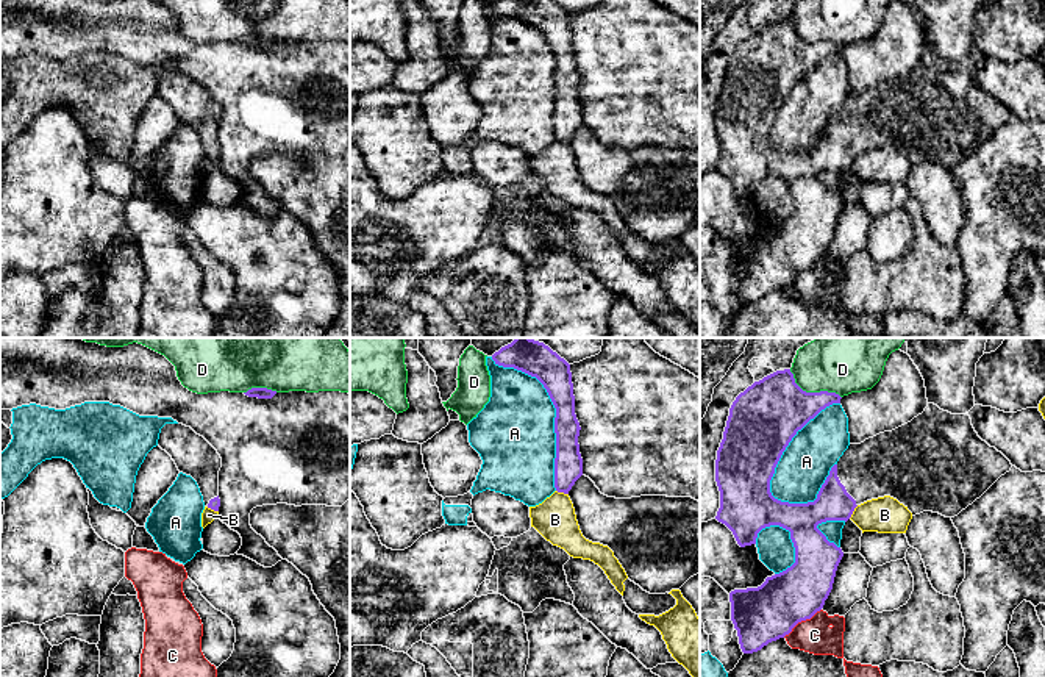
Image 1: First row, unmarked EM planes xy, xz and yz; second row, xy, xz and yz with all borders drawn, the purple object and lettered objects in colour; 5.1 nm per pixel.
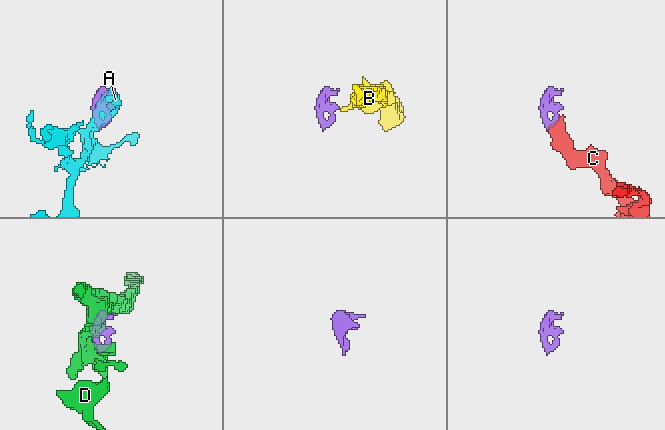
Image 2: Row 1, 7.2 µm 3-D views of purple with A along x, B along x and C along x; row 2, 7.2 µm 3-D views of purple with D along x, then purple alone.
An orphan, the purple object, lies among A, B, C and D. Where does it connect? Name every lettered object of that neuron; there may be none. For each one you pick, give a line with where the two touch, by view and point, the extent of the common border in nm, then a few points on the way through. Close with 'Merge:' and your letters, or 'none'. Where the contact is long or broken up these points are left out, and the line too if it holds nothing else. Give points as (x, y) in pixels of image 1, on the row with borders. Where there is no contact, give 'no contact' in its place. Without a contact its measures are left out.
Merge: none

